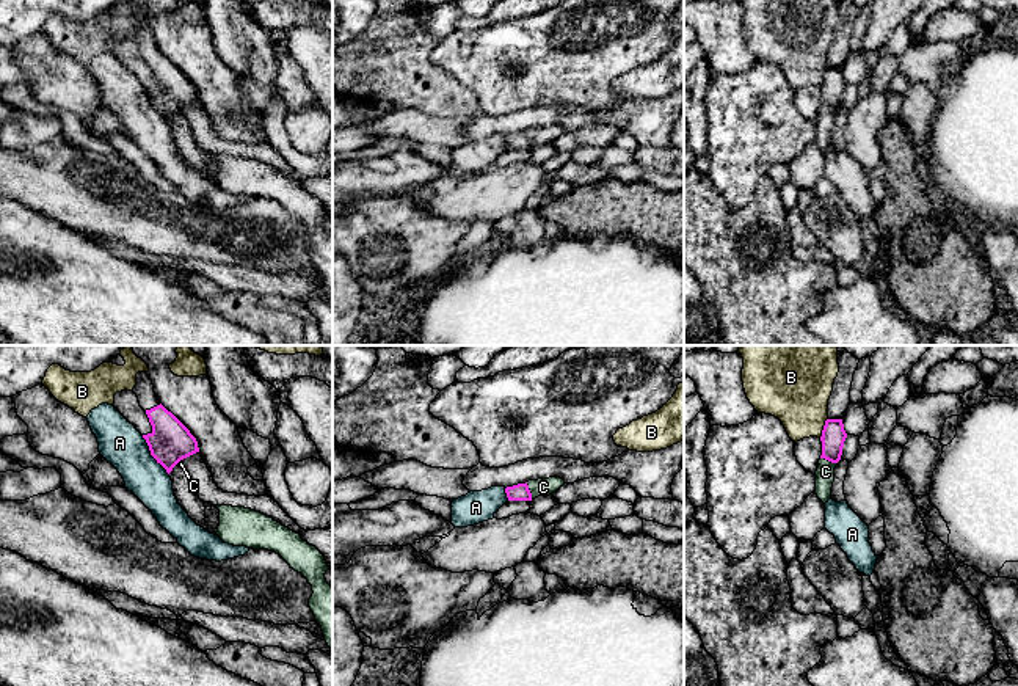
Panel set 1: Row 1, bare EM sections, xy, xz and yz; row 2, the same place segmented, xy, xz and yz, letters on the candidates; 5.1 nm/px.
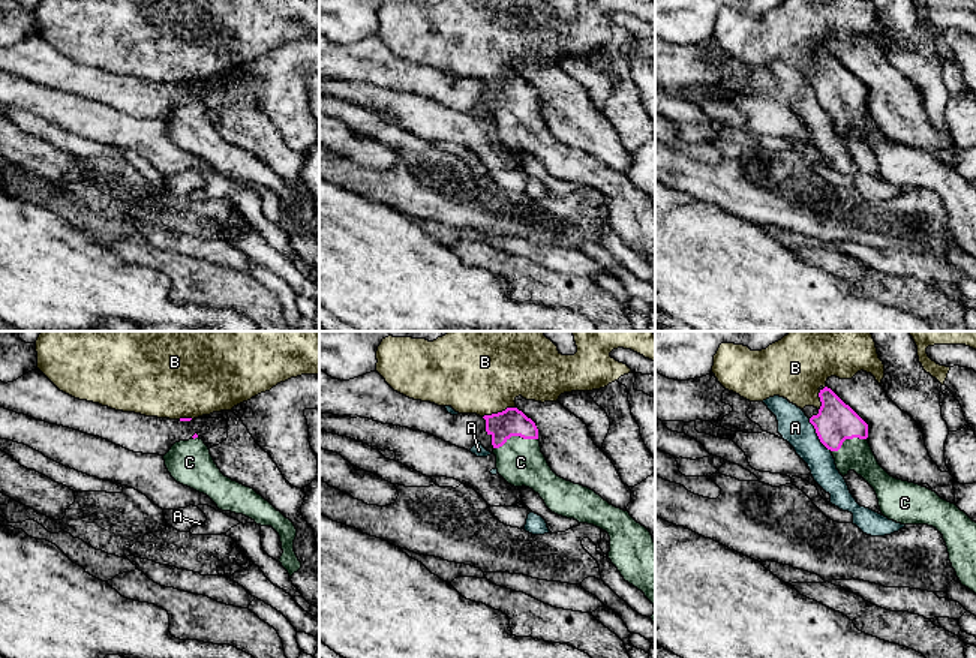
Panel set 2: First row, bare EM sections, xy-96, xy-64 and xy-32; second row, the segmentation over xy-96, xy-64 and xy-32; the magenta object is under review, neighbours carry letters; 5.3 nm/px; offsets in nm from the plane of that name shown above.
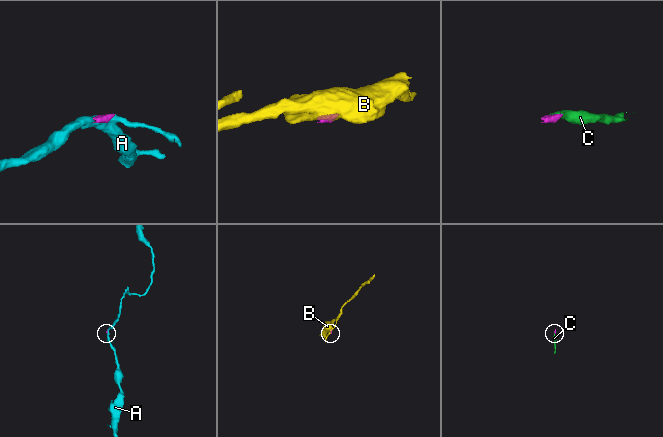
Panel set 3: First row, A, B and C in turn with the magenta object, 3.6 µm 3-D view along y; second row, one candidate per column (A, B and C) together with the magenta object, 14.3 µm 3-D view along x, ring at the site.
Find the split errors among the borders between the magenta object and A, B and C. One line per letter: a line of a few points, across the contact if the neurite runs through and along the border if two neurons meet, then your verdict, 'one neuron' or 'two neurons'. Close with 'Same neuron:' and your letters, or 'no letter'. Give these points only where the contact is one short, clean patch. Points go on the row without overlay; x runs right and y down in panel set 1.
A: line xy (141, 83), (149, 102), (168, 123); two neurons
B: line yz (827, 66), (819, 85); two neurons
C: line xz (519, 140), (529, 138), (543, 135); one neuron
Same neuron: C

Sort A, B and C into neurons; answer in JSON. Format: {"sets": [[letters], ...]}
{"sets": [["A"], ["B"], ["C"]]}

